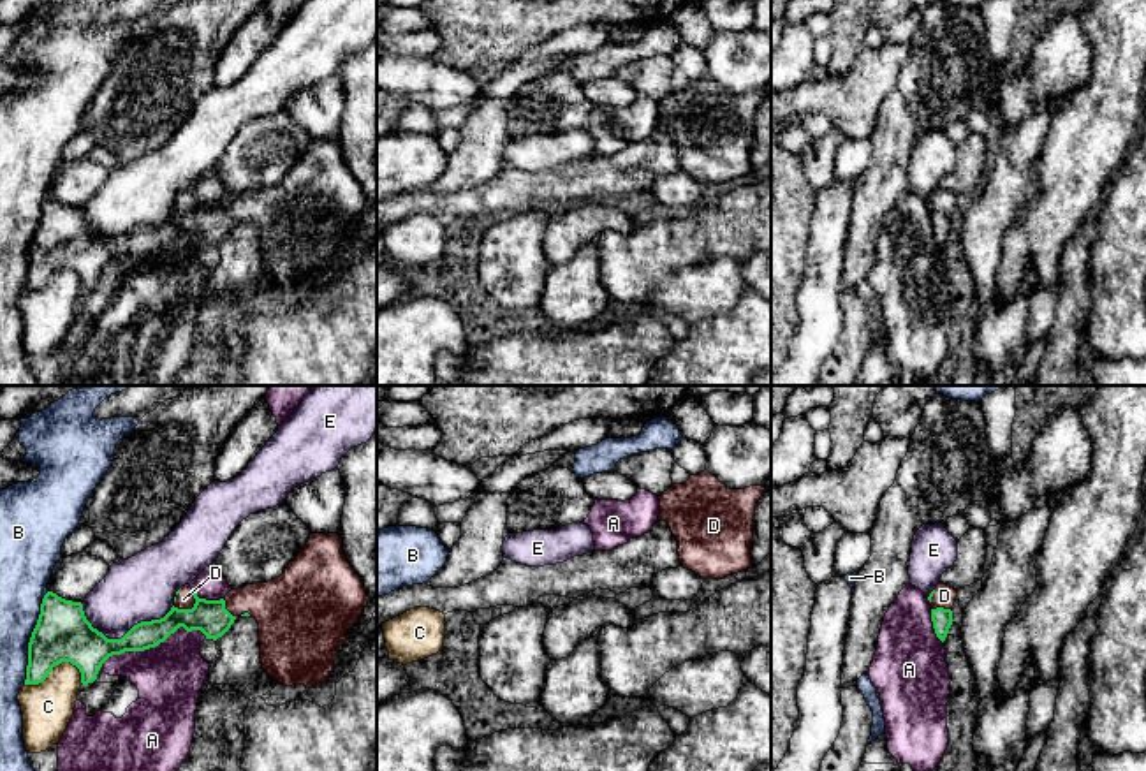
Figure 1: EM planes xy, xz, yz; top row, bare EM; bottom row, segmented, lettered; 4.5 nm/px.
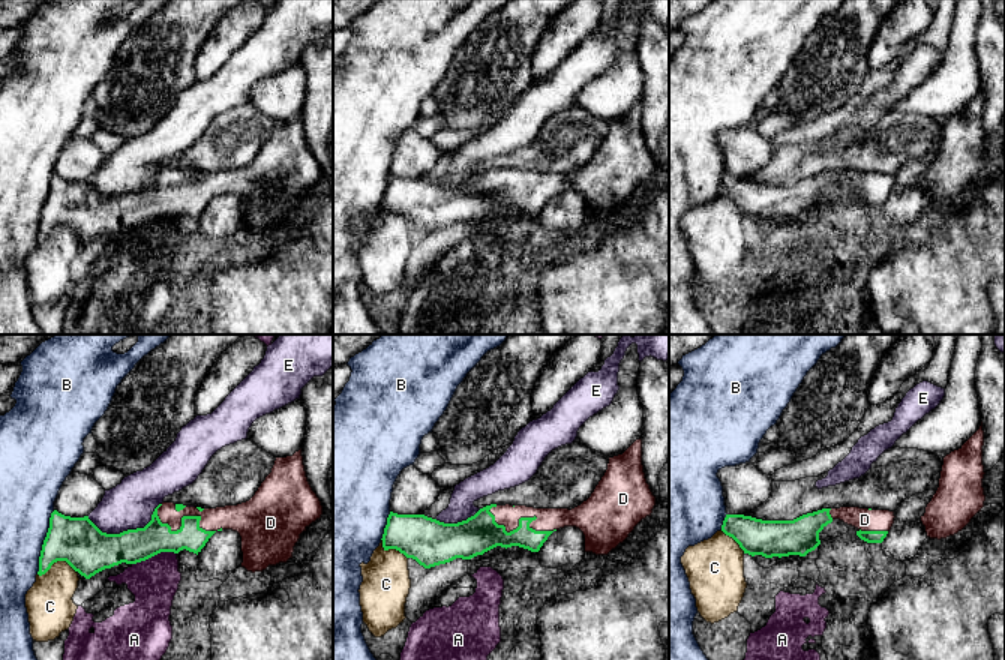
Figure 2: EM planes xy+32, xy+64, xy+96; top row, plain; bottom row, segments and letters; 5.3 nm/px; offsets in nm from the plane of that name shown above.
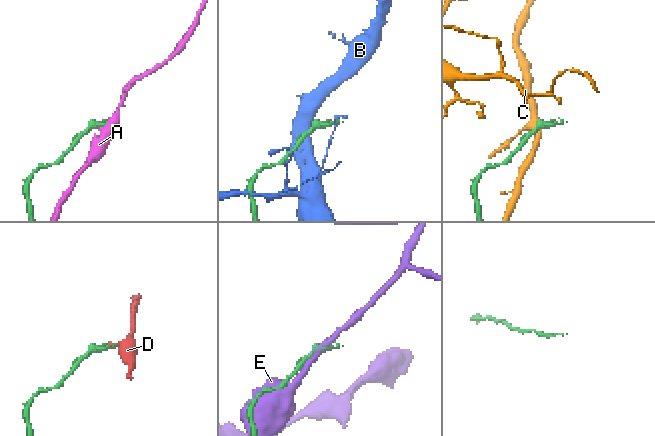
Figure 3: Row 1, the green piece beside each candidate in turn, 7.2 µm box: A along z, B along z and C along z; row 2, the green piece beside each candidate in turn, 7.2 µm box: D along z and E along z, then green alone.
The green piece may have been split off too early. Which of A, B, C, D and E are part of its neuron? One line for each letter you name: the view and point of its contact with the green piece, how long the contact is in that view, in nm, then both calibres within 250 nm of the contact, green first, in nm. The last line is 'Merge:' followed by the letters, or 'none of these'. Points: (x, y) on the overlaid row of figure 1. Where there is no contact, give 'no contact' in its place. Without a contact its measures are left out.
D: contact xy (192, 608); length 120 nm; calibres 160 and 80 nm
Merge: D

